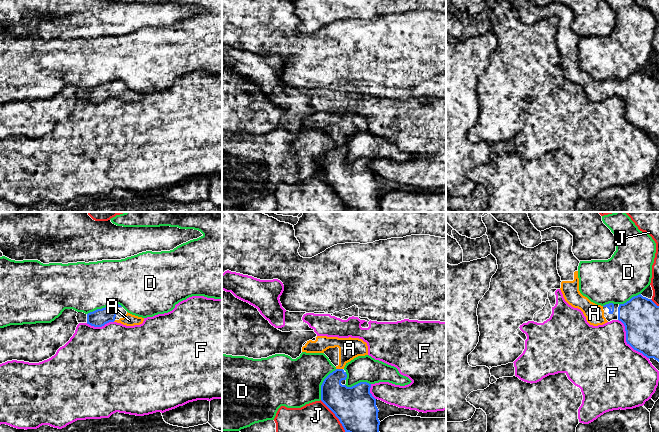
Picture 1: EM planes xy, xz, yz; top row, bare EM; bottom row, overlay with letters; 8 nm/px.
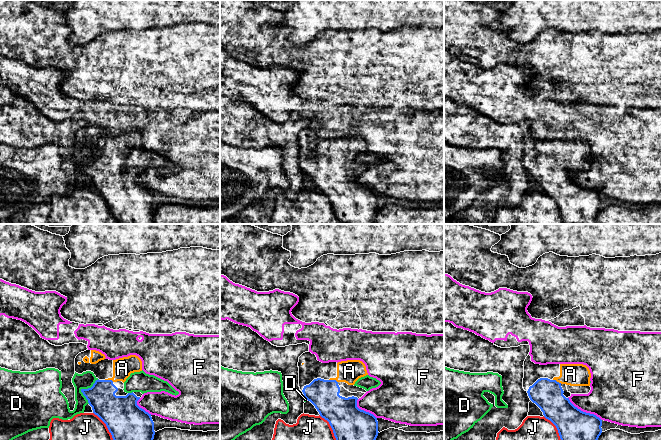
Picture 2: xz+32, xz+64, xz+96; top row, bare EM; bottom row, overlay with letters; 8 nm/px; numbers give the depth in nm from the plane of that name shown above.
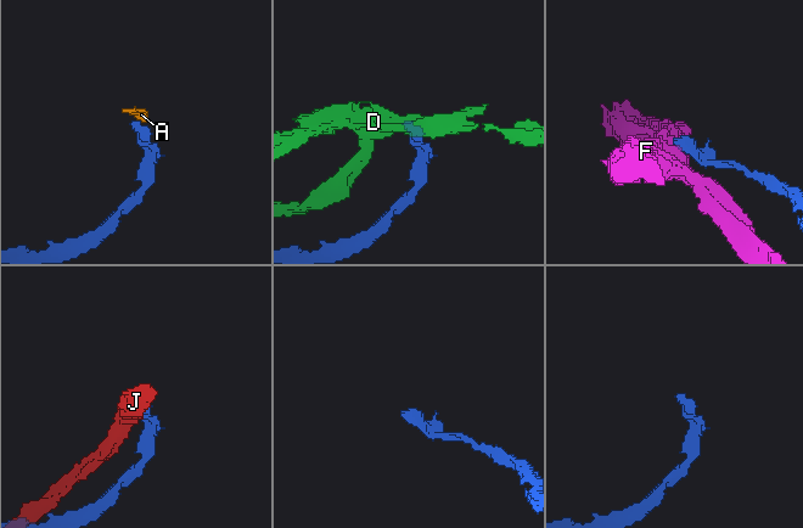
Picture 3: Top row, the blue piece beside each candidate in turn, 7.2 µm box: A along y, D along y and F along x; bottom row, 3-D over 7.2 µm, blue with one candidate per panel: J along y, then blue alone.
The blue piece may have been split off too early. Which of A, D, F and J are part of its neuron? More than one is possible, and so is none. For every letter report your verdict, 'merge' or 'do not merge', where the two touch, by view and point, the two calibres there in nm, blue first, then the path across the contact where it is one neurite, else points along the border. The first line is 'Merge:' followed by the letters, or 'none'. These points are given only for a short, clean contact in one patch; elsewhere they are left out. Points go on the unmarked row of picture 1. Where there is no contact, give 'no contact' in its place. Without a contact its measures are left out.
Merge: A
A: merge; meets blue in xz at (339, 145); 240 nm thick on the blue side, 180 nm on the other; runs through xz (341, 176), (337, 171), (339, 145), (349, 124)
D: do not merge; meets blue in xy at (105, 83); 140 nm thick on the blue side, 400 nm on the other
F: do not merge; meets blue in yz at (627, 118); 300 nm thick on the blue side, 480 nm on the other
J: do not merge; meets blue in xz at (335, 191); 340 nm thick on the blue side, 480 nm on the other

